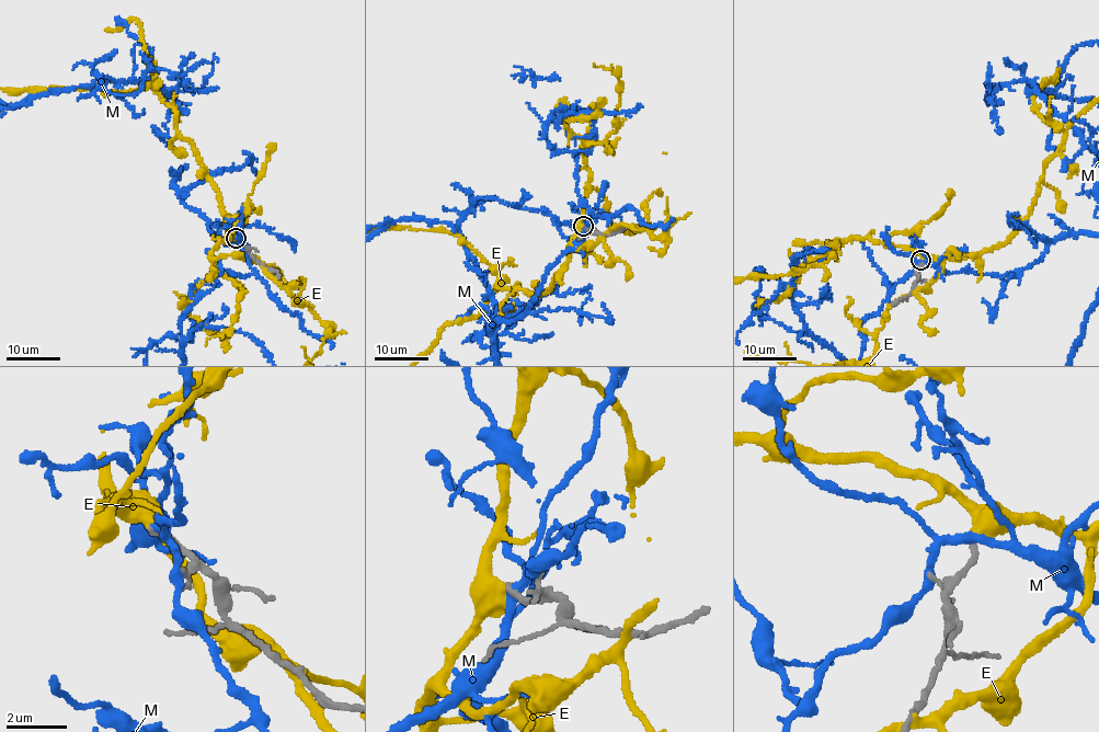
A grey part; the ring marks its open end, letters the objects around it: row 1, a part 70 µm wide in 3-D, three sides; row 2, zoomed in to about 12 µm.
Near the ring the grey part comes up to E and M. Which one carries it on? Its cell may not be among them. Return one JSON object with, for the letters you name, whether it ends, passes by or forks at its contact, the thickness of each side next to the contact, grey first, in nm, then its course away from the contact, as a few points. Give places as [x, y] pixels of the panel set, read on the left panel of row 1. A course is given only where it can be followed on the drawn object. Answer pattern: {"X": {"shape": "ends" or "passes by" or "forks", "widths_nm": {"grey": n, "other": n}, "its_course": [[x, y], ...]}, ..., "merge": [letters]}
{"merge": []}

